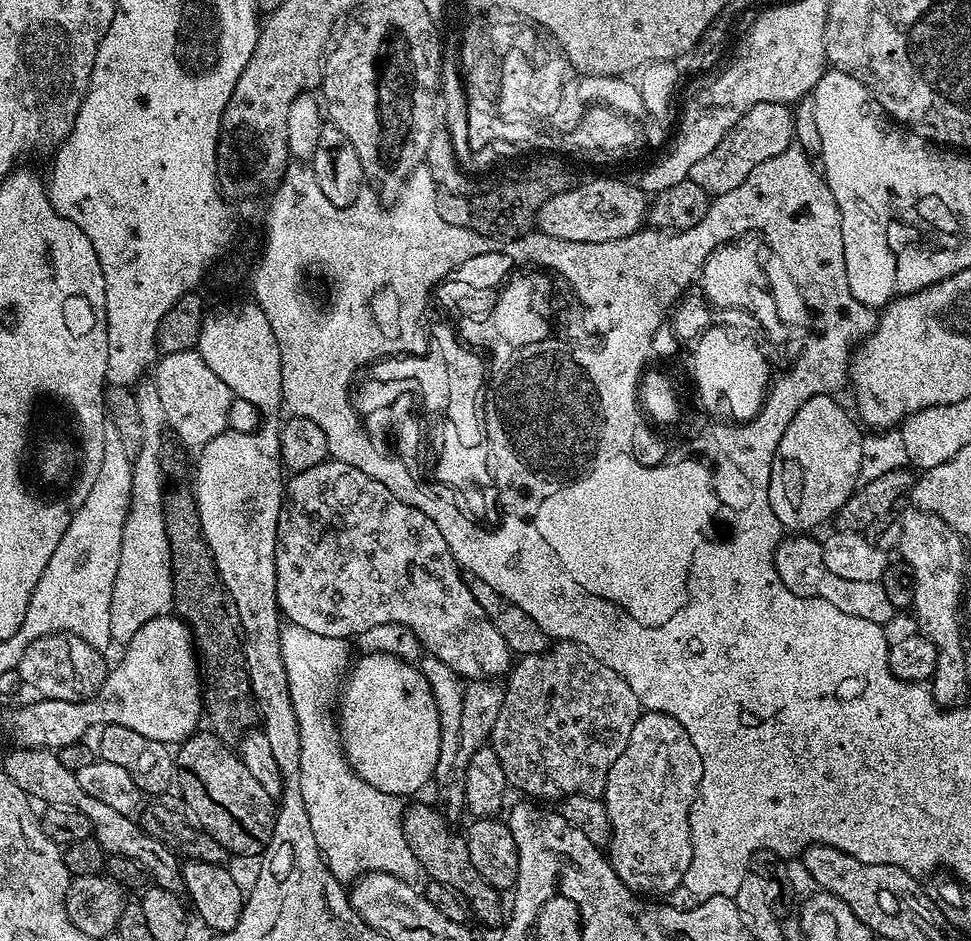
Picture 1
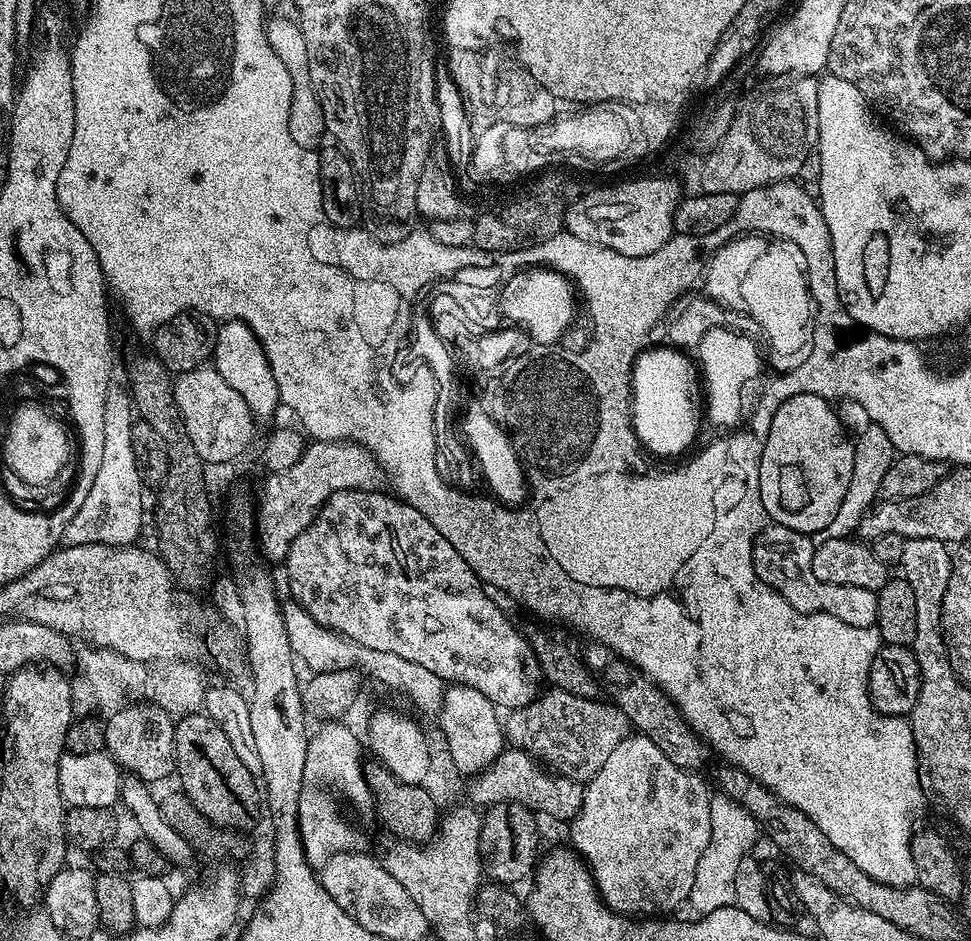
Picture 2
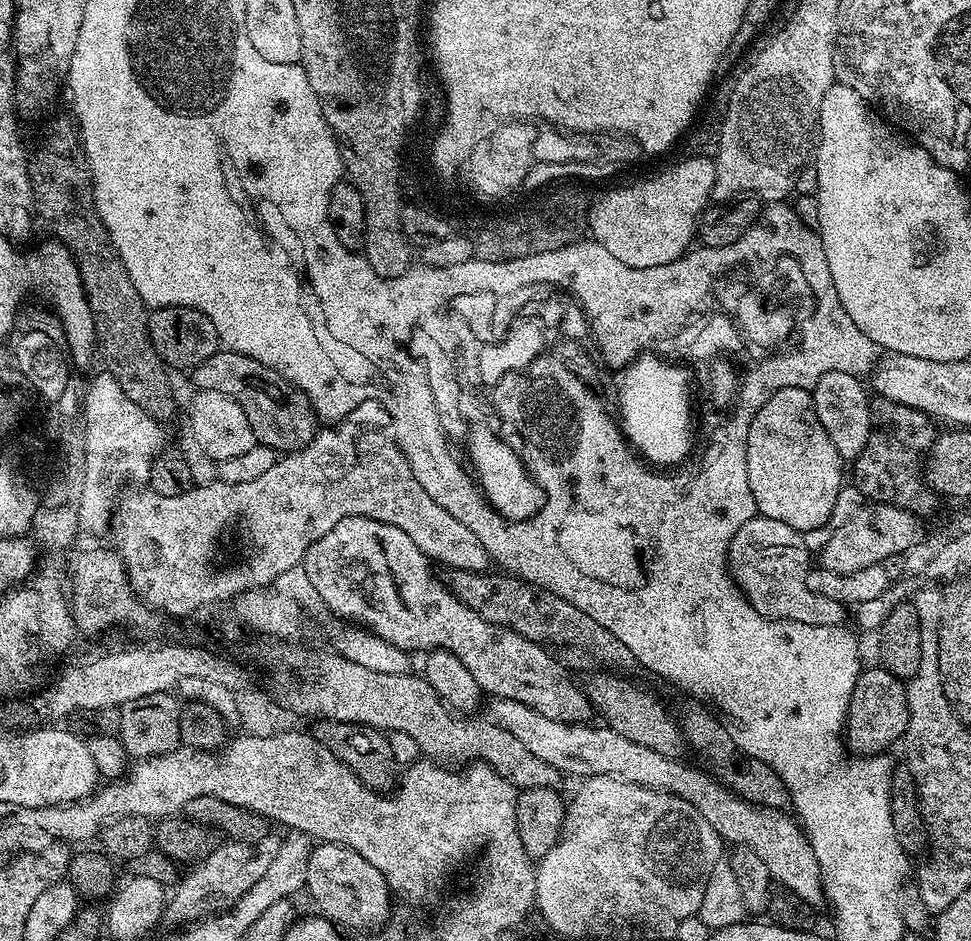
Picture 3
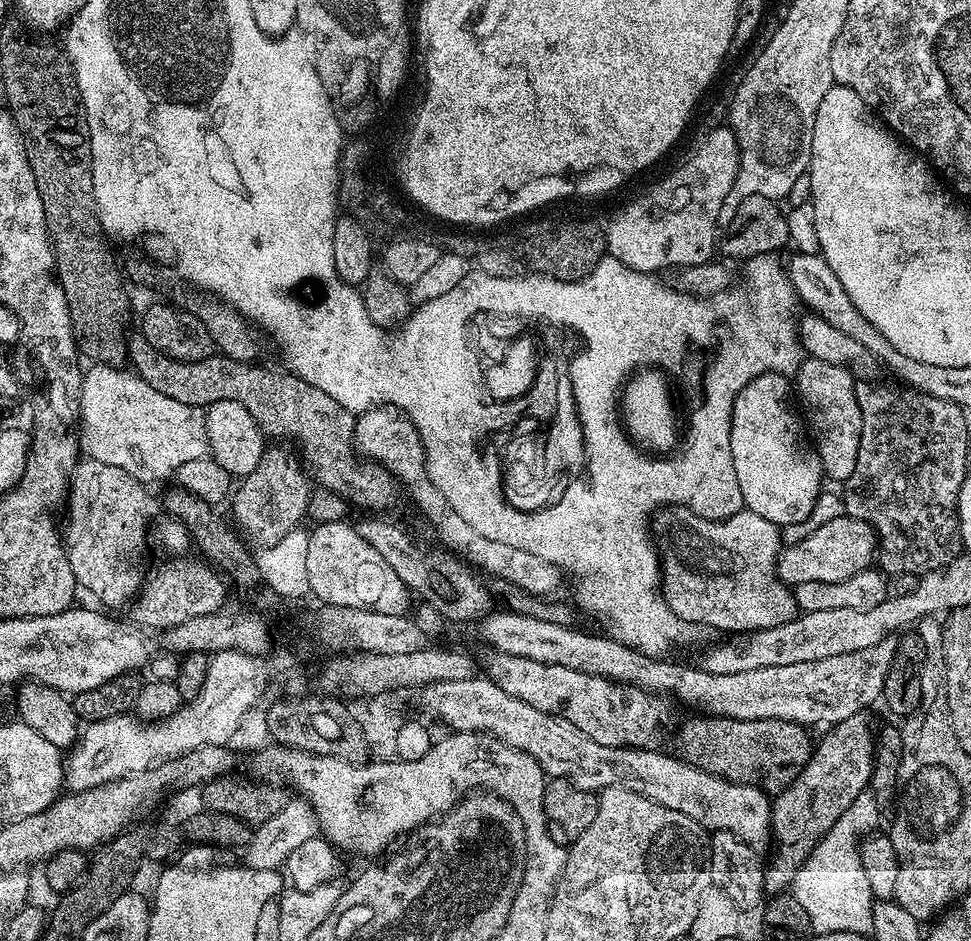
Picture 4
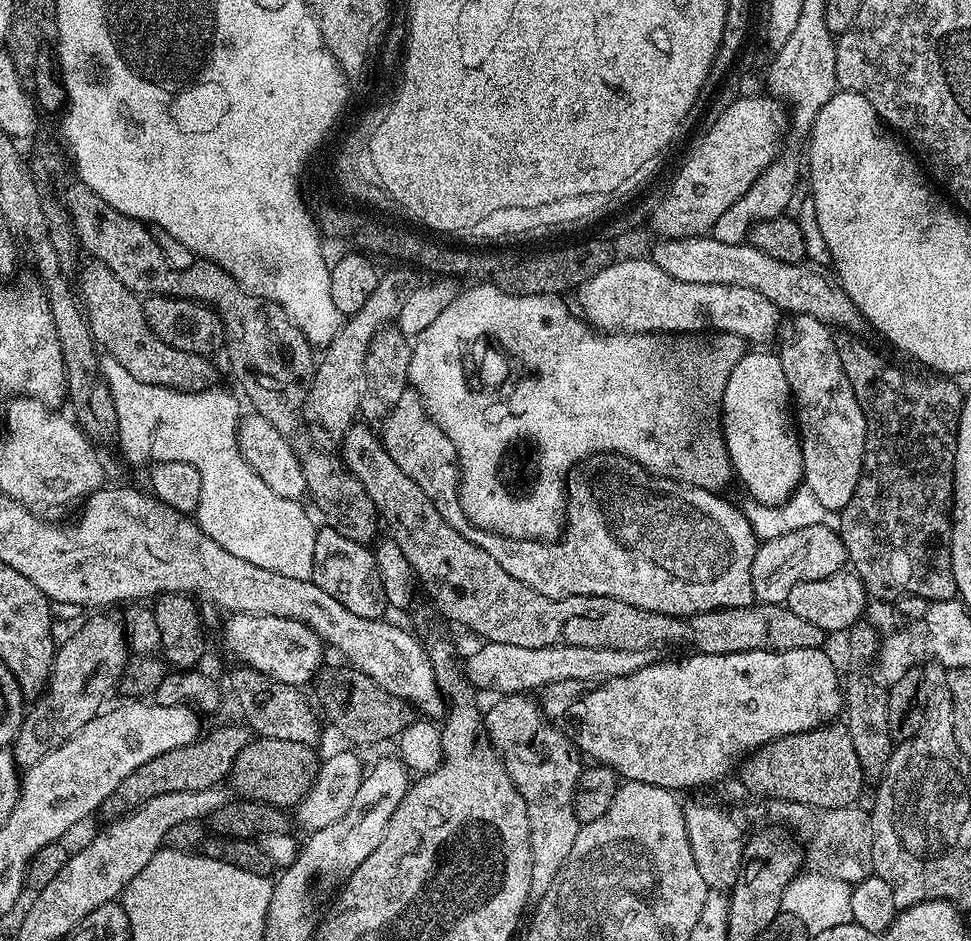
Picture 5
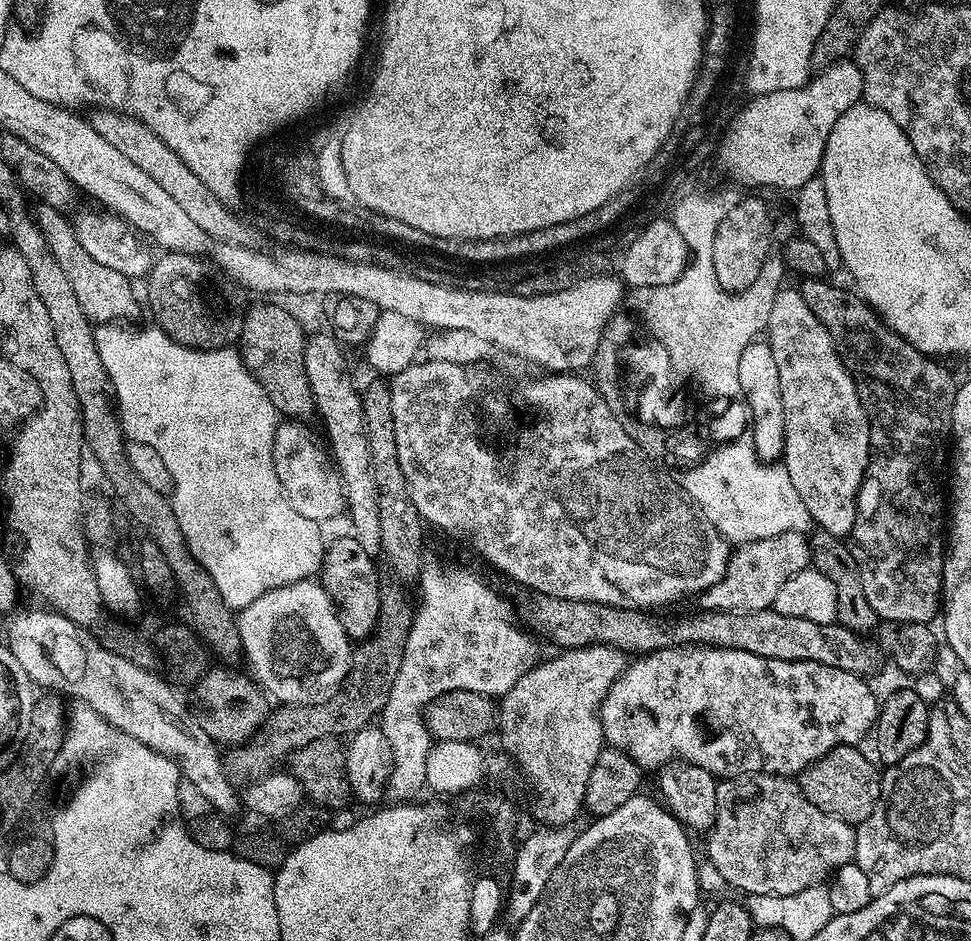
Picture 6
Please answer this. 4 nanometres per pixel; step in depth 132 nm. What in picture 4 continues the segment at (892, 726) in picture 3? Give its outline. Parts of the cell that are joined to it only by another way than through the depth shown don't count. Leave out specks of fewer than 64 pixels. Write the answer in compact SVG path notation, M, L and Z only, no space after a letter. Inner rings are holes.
M867 711L854 714L831 725L821 740L815 741L812 756L806 766L781 792L775 793L772 806L772 839L776 853L767 857L764 870L764 890L768 894L789 891L806 858L818 842L850 810L854 798L865 795L872 782L872 767L876 761L874 728Z

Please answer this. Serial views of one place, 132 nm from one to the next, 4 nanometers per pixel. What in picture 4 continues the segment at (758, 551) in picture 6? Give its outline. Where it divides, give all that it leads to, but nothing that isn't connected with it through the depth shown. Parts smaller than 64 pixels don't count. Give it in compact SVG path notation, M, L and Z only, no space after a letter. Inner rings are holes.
M847 514L818 526L806 538L787 545L776 560L782 583L795 586L802 582L842 582L873 563L878 552L876 532L866 522Z

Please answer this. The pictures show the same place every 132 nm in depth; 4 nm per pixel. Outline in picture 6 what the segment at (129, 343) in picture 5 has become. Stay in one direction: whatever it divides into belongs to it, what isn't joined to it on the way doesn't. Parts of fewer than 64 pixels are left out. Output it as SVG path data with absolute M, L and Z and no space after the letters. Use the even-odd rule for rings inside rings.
M37 203L34 208L36 224L46 238L46 246L58 258L58 266L66 273L66 279L78 298L78 306L82 306L82 314L100 326L108 326L113 322L124 322L136 312L136 292L132 289L133 281L127 276L118 274L118 270L110 270L110 266L102 266L95 258L86 254L85 248L80 245L76 237L76 229L64 217L61 209L49 204Z

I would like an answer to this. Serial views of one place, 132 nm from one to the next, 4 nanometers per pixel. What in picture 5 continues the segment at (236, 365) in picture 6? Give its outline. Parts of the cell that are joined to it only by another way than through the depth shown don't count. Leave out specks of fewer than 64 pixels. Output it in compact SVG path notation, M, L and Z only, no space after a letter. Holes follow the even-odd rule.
M136 384L133 389L132 397L129 400L122 400L122 398L116 400L116 430L121 454L128 460L148 460L147 462L181 460L190 466L194 466L194 470L200 475L200 497L198 498L194 519L198 527L208 537L216 542L222 550L234 554L234 558L240 558L254 566L262 566L262 570L286 574L286 578L311 577L314 570L314 538L318 531L317 525L312 525L312 520L308 517L307 510L303 508L305 505L301 501L291 500L290 498L278 498L278 494L274 494L274 490L270 490L270 486L266 486L266 482L262 482L262 478L258 478L258 474L254 474L254 470L248 465L246 458L242 458L240 447L238 446L238 438L236 437L236 430L240 427L242 416L239 402L230 393L223 392L220 386L201 388L199 390L181 390L178 388L155 388L149 384Z

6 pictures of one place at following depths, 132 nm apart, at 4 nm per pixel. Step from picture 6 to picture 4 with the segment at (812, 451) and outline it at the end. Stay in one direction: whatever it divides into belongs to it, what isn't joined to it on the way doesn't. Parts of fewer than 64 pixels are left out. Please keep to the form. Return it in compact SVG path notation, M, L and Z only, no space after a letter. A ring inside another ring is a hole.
M808 358L794 374L794 392L798 397L803 419L810 429L810 439L829 481L848 480L850 474L854 474L854 465L858 463L862 410L858 410L856 386L853 373L842 366L834 366L834 362Z

